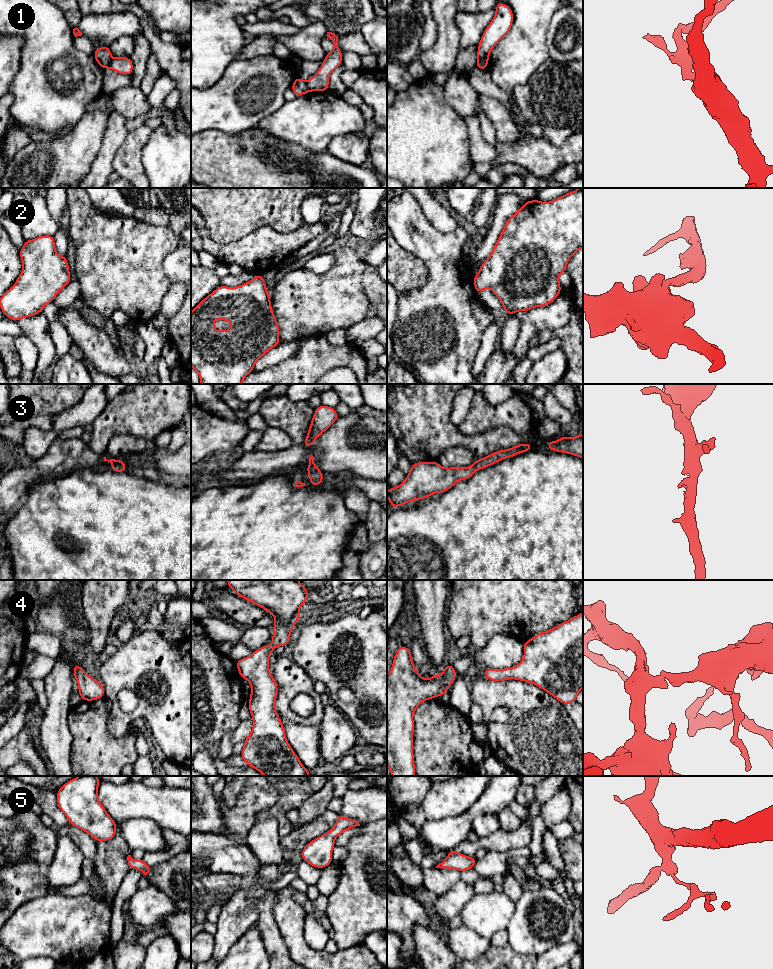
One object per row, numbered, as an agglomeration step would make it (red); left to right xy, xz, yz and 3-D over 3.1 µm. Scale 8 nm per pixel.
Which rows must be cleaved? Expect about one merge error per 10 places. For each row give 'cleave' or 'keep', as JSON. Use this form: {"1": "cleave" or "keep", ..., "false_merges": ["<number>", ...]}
{"1": "cleave", "2": "keep", "3": "keep", "4": "keep", "5": "keep", "false_merges": ["1"]}

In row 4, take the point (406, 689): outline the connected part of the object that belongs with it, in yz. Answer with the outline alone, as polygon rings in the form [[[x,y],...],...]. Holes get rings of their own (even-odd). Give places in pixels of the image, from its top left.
[[[404,645],[399,646],[394,655],[391,671],[387,675],[387,766],[391,776],[415,776],[415,763],[413,753],[413,715],[417,707],[428,699],[437,696],[445,696],[447,689],[452,686],[457,678],[457,673],[451,664],[446,664],[441,675],[434,674],[430,679],[424,679],[419,675],[412,661],[410,649]]]

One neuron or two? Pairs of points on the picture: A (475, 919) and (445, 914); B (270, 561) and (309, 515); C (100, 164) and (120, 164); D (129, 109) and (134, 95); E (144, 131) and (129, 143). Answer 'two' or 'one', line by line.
A: two
B: one
C: two
D: one
E: one

